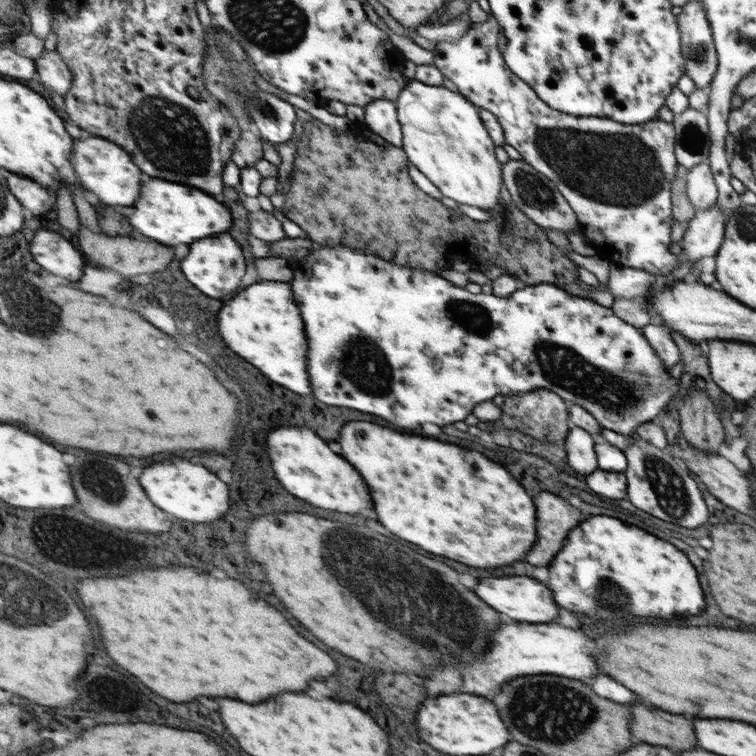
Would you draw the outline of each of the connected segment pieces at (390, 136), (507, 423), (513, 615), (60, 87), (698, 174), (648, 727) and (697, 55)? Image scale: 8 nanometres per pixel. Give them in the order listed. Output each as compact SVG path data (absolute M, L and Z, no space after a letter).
M373 99L363 107L363 120L375 134L381 135L393 146L402 148L402 134L396 118L394 101L389 99Z
M545 388L533 389L529 393L507 395L503 397L503 403L500 406L499 426L521 431L539 441L546 440L556 445L563 445L565 435L570 427L567 406L568 404L557 394Z
M527 576L479 578L475 590L477 594L481 594L481 602L489 602L488 605L493 606L493 610L517 622L550 622L557 617L557 606L555 600L551 600L551 590L543 588L543 584L537 584L533 578Z
M56 48L49 52L45 51L36 60L36 67L39 81L41 81L37 85L38 88L43 88L49 93L67 95L73 85L73 73L67 61L63 59L63 55Z
M707 160L685 173L685 193L694 211L709 209L716 203L717 191Z
M631 704L628 708L633 710L633 736L639 742L673 750L689 750L695 746L691 720L649 708L647 704Z
M687 1L681 6L681 12L677 14L677 26L679 26L679 39L681 39L681 51L684 56L685 74L694 83L694 88L707 88L718 66L716 50L713 46L711 31L705 18L703 5L699 1Z

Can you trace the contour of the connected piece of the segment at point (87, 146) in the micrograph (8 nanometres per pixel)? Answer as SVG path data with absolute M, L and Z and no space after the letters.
M97 136L76 140L76 152L73 153L73 166L81 184L93 192L104 204L109 206L133 206L141 194L143 172L135 164L136 159L124 147L116 142Z

